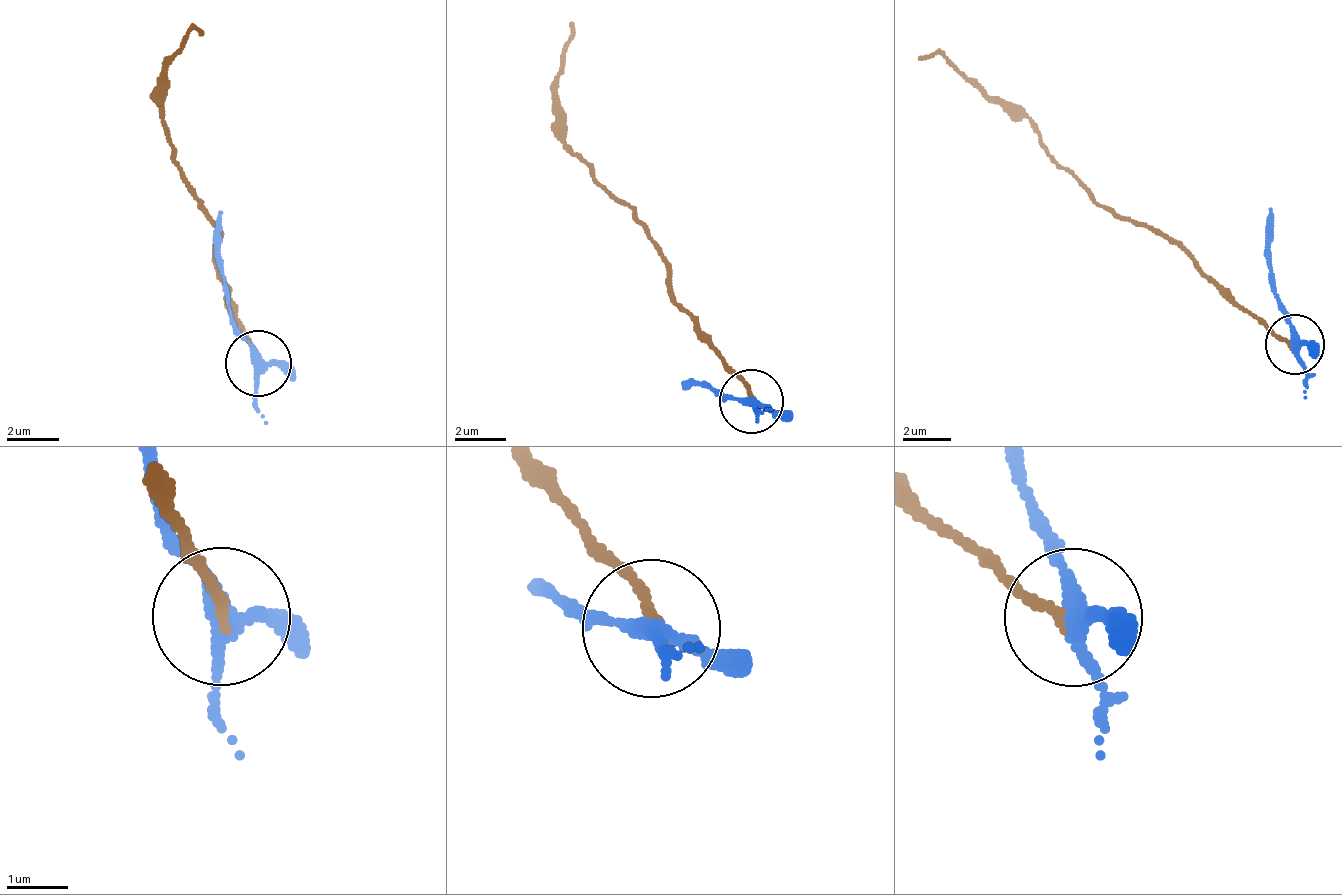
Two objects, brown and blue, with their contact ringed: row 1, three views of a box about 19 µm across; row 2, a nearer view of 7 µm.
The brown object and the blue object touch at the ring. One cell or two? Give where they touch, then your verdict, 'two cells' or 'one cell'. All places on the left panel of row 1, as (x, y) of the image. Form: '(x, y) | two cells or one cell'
(258, 363) | two cells

